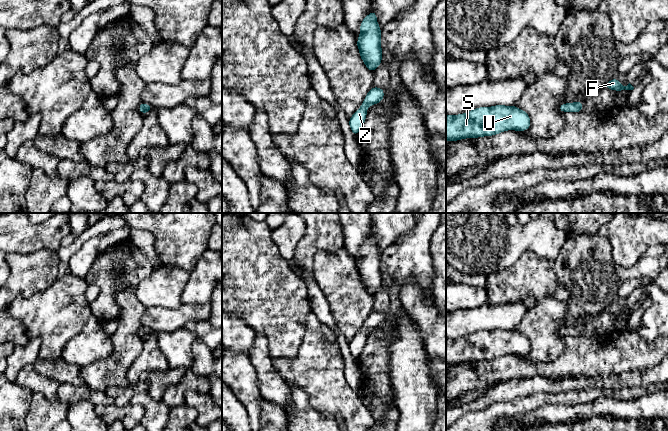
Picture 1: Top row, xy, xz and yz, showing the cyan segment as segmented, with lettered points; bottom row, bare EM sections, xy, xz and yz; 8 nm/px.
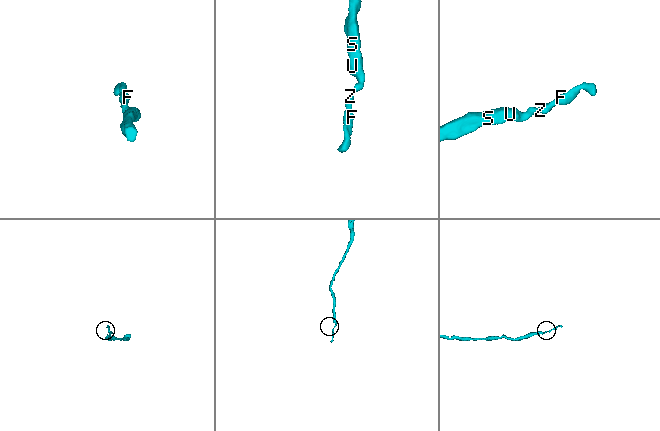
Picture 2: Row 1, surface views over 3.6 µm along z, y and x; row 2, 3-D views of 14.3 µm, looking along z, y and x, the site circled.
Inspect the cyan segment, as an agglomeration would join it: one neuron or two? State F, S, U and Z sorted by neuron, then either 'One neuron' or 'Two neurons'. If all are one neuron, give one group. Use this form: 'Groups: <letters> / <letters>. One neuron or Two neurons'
Groups: F S U Z. One neuron

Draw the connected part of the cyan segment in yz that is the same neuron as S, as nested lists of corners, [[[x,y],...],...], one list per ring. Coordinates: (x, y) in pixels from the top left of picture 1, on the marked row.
[[[514,105],[479,107],[459,115],[446,115],[446,140],[493,136],[507,130],[526,131],[530,124],[528,113]]]

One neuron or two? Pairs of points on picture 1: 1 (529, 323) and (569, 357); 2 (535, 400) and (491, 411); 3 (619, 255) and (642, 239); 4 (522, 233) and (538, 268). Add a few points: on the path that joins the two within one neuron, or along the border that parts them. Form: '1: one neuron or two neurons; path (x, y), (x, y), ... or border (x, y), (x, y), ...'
1: two neurons; border (564, 337), (564, 350), (554, 359), (541, 362)
2: one neuron; path (524, 405), (513, 410), (502, 410)
3: one neuron; path (625, 249), (636, 239)
4: two neurons; border (552, 259), (525, 251), (511, 264)

